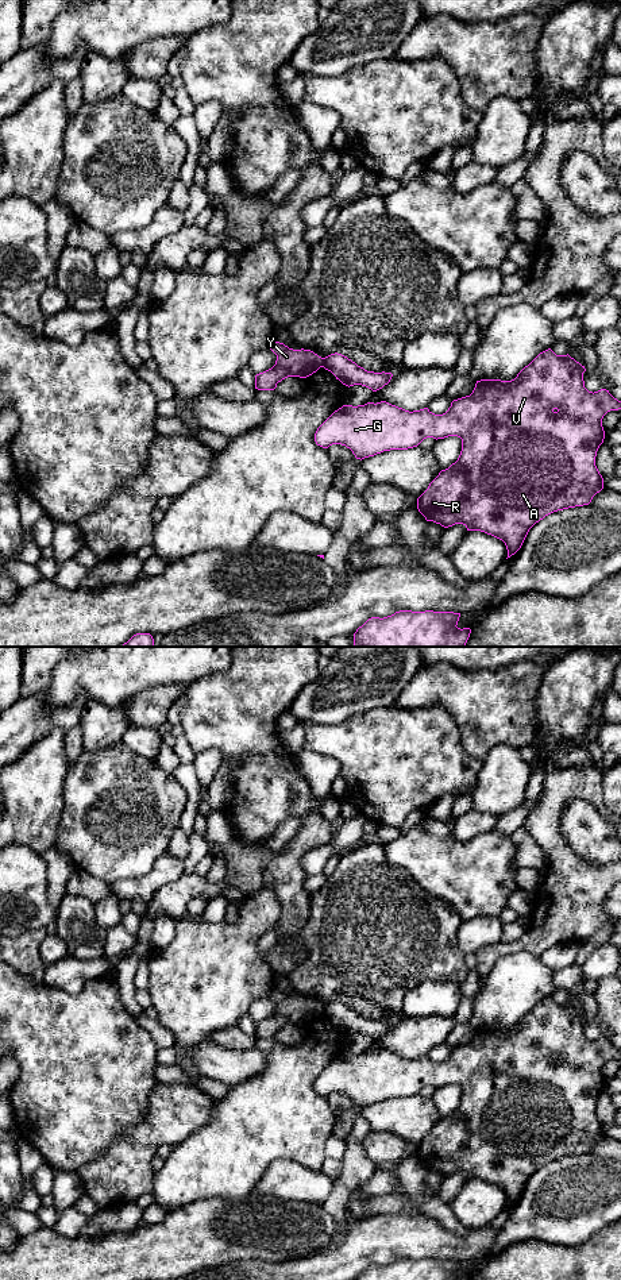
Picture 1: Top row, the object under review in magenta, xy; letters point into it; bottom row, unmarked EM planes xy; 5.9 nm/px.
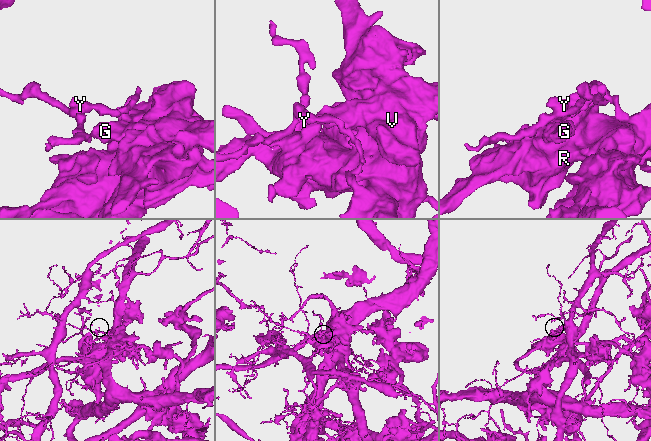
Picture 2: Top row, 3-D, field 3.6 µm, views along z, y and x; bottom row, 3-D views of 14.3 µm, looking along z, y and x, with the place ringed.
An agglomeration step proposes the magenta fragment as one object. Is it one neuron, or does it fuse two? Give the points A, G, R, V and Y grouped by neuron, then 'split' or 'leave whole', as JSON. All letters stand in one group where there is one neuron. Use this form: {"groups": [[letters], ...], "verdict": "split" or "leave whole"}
{"groups": [["A", "G", "R", "V"], ["Y"]], "verdict": "split"}

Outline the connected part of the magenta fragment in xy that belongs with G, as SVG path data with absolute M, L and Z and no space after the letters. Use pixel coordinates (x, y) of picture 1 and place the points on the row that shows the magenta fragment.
M548 348L512 381L477 381L472 393L454 400L443 415L435 415L428 408L409 412L386 401L343 405L317 428L315 442L323 448L332 444L346 446L362 460L383 451L417 447L427 437L460 437L462 451L458 460L429 483L417 498L417 509L427 521L444 528L463 524L467 531L481 531L502 540L510 558L521 548L536 523L554 512L589 505L603 489L603 478L595 466L597 451L605 439L602 419L608 412L621 409L621 401L606 389L589 392L585 388L585 371L585 366L568 354L556 355Z

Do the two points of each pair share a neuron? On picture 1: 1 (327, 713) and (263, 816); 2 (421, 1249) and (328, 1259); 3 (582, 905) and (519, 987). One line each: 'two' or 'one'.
1: two
2: one
3: two

